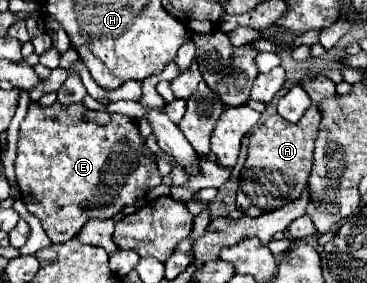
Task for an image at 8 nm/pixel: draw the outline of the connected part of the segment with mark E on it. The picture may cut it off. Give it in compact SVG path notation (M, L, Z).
M58 101L50 107L30 103L28 115L20 125L16 179L22 201L26 203L28 211L40 219L52 243L62 243L76 237L88 219L114 217L124 205L136 203L146 195L146 191L158 187L162 181L156 161L146 157L142 151L142 139L136 121L120 113L92 111L82 103L62 105Z

